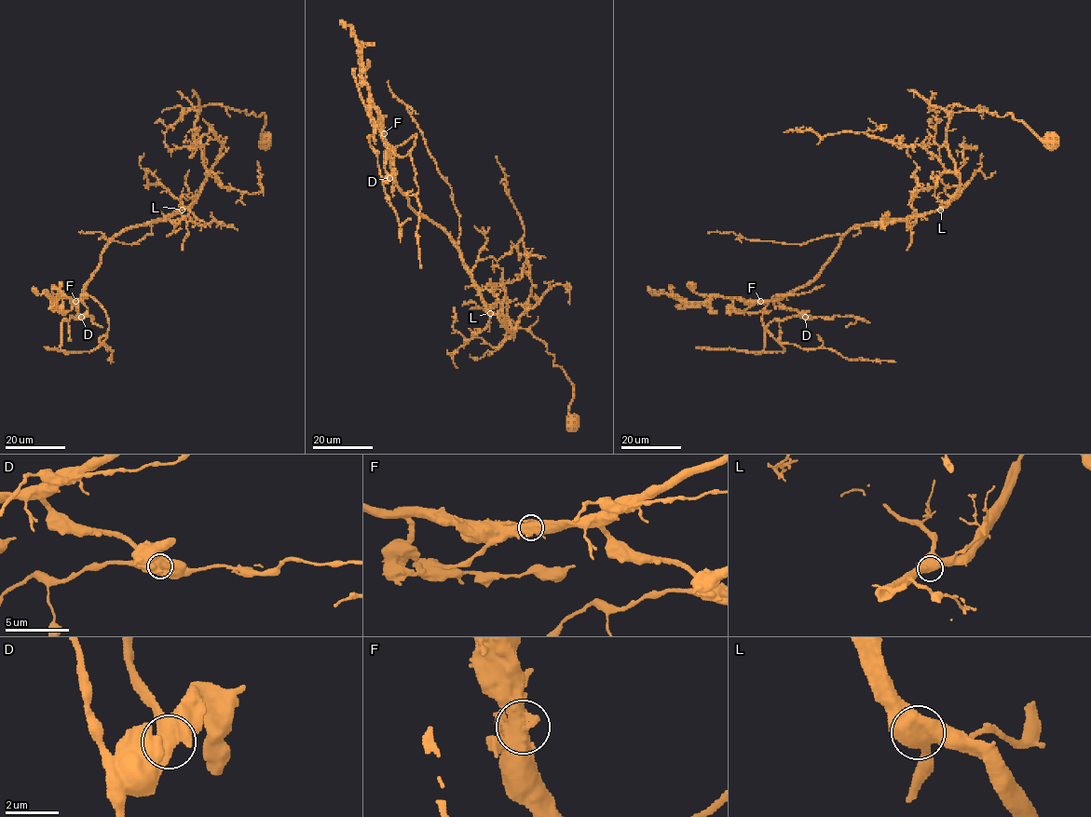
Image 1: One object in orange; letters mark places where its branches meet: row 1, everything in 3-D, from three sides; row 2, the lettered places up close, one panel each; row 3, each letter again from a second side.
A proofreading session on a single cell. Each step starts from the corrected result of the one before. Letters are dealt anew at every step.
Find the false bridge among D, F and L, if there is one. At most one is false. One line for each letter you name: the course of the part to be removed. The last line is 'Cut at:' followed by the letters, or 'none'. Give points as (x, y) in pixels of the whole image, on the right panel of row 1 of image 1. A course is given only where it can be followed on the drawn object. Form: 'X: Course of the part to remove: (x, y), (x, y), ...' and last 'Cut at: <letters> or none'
F: Course of the part to remove: (760, 301), (779, 295), (763, 326), (784, 351), (755, 352), (775, 319), (853, 316), (846, 327)
Cut at: F

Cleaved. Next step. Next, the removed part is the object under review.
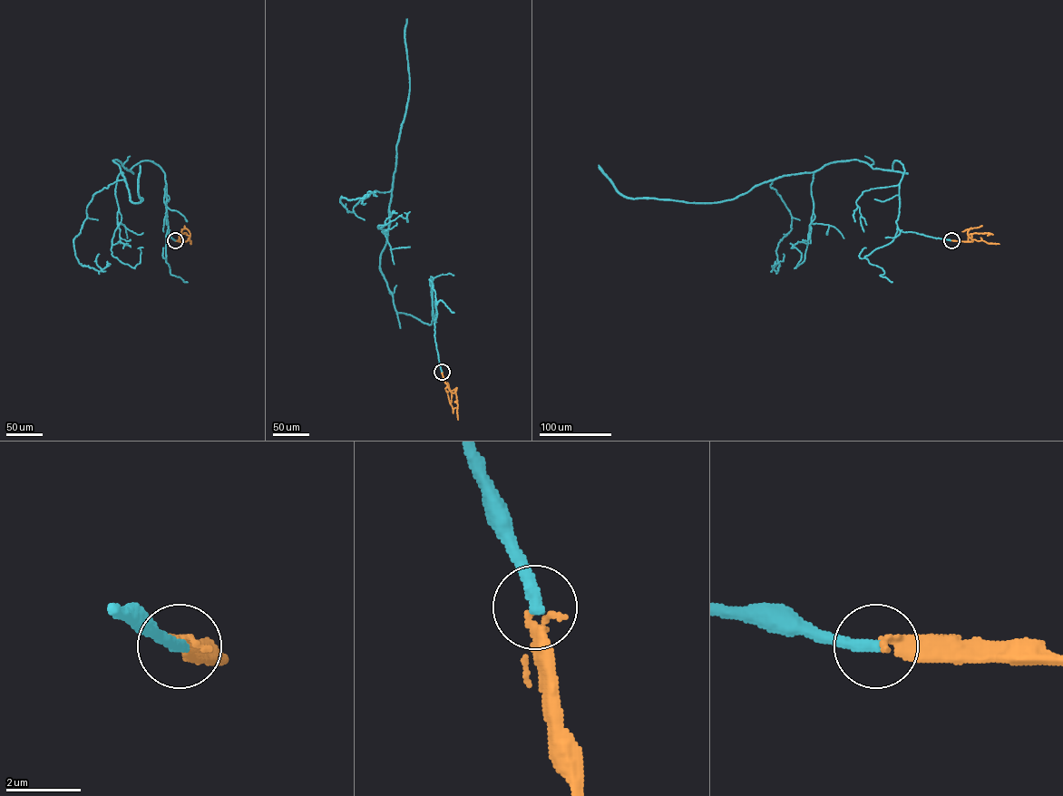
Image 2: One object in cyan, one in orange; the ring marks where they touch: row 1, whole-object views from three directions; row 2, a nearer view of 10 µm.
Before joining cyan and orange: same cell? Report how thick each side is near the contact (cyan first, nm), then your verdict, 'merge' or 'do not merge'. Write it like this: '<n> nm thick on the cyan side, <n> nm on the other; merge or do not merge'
360 nm thick on the cyan side, 200 nm on the other; merge

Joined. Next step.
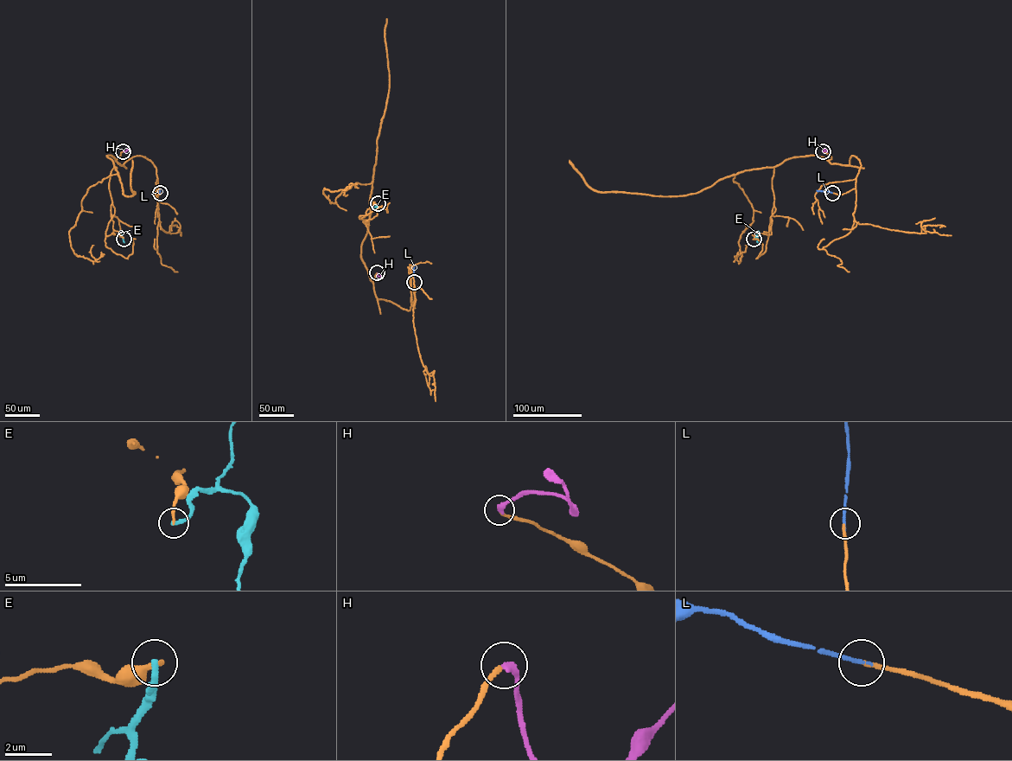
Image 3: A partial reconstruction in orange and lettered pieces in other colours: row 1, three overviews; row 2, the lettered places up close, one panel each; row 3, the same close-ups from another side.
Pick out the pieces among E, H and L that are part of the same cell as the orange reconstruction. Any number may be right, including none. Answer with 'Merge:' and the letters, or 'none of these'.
Merge: H, L

